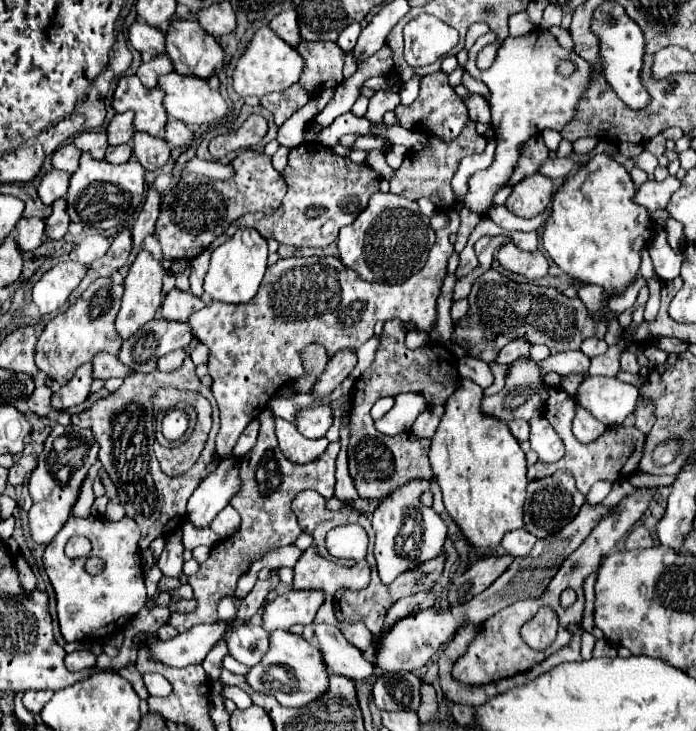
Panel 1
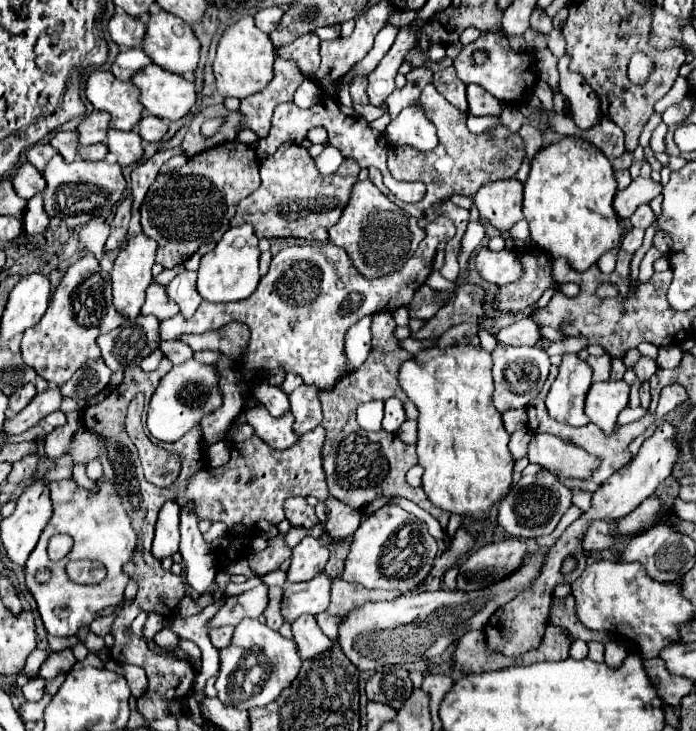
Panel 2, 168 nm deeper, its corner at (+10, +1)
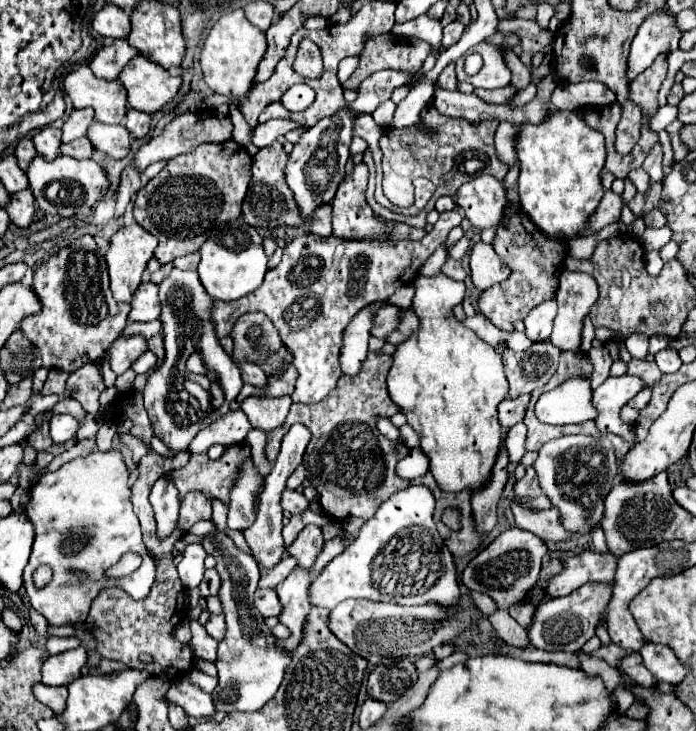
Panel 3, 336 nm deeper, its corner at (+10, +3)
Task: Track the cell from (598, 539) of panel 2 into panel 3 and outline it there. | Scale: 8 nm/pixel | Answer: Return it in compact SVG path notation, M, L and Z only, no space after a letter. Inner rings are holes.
M517 502L511 504L513 516L515 516L515 526L521 530L529 530L531 534L539 536L545 544L555 544L561 540L567 540L573 536L573 532L565 530L561 524L561 516L557 514L555 508L543 510L543 512L533 512L521 508Z

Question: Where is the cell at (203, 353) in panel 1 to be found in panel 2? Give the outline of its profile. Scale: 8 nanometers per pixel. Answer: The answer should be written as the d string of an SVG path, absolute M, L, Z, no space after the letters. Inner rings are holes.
M175 340L175 342L161 342L159 350L163 352L165 358L171 360L171 364L181 364L187 358L193 356L193 350L185 342L179 342L179 340Z

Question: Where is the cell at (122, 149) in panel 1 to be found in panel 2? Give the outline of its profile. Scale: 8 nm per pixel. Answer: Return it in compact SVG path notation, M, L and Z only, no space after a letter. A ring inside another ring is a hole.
M91 144L77 148L77 156L81 156L83 160L103 160L105 154L107 154L105 144Z

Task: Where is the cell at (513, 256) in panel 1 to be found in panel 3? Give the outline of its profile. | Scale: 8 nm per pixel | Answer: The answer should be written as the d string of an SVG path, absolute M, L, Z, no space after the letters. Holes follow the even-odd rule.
M477 242L471 248L471 278L479 290L487 290L509 278L509 268L501 262L491 244Z

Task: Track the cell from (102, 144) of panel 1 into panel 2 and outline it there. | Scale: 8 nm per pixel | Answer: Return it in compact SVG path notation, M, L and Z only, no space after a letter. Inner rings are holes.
M55 132L49 144L61 154L65 162L73 162L77 156L77 132Z

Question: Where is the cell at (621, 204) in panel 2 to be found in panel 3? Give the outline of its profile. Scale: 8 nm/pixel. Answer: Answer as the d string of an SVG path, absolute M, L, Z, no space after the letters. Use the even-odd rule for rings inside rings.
M607 190L605 196L603 196L603 200L601 200L601 204L599 204L599 208L591 216L591 222L589 222L589 228L585 230L585 234L597 232L597 230L601 230L607 224L617 222L619 216L621 216L621 206L623 206L621 196L615 194L613 190Z

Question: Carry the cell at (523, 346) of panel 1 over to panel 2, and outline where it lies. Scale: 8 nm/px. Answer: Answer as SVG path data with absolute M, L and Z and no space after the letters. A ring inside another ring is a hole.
M521 318L519 322L501 328L497 340L513 346L533 346L541 340L541 326L531 318Z

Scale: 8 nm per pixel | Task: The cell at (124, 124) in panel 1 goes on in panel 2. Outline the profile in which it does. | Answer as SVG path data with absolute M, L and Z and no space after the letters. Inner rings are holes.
M91 112L89 116L85 116L85 120L77 126L79 144L89 146L89 144L105 142L105 134L109 128L107 124L109 124L109 114L105 112Z

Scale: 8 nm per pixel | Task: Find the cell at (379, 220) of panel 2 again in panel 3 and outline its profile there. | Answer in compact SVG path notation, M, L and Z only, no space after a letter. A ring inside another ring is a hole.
M359 164L355 166L353 174L345 176L345 180L339 184L339 190L331 202L333 206L333 236L337 238L345 238L345 240L421 240L421 236L425 236L423 228L413 228L407 226L403 222L395 222L395 224L385 224L381 222L375 212L371 210L371 206L367 204L365 198L365 190L367 190L367 166Z

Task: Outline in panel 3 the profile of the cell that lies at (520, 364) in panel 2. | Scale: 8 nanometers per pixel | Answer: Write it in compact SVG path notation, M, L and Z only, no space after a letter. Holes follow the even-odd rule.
M503 340L497 344L497 352L503 356L505 376L509 382L509 398L521 394L531 394L537 388L543 388L549 378L555 374L559 362L559 348L549 340L535 342L523 352L511 350Z

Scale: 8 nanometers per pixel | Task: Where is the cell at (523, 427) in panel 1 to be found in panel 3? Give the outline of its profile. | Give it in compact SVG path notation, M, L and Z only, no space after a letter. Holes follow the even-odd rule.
M519 396L515 400L503 400L499 404L499 424L503 426L503 430L509 430L511 426L523 420L527 412L527 404L529 404L529 396Z

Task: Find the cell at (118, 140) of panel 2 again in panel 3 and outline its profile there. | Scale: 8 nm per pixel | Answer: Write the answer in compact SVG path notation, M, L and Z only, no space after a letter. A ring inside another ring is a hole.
M93 122L87 132L93 146L115 160L121 160L129 154L131 136L125 126L105 126L101 122Z

